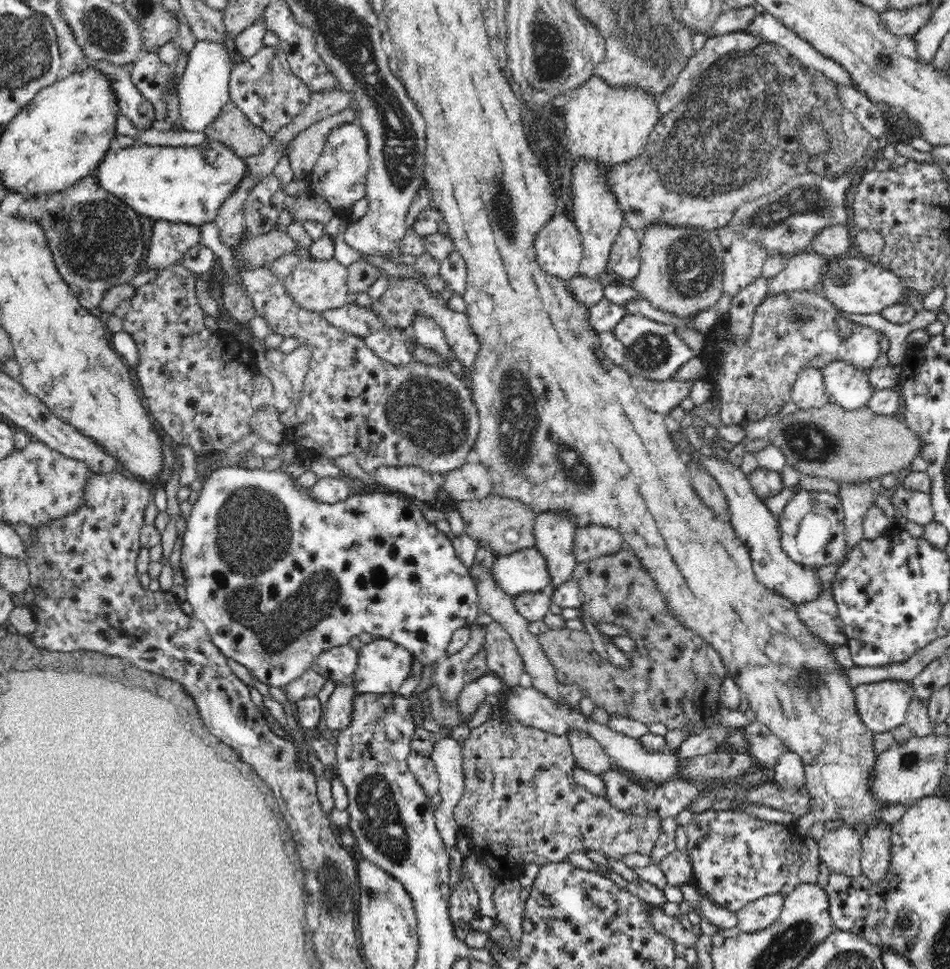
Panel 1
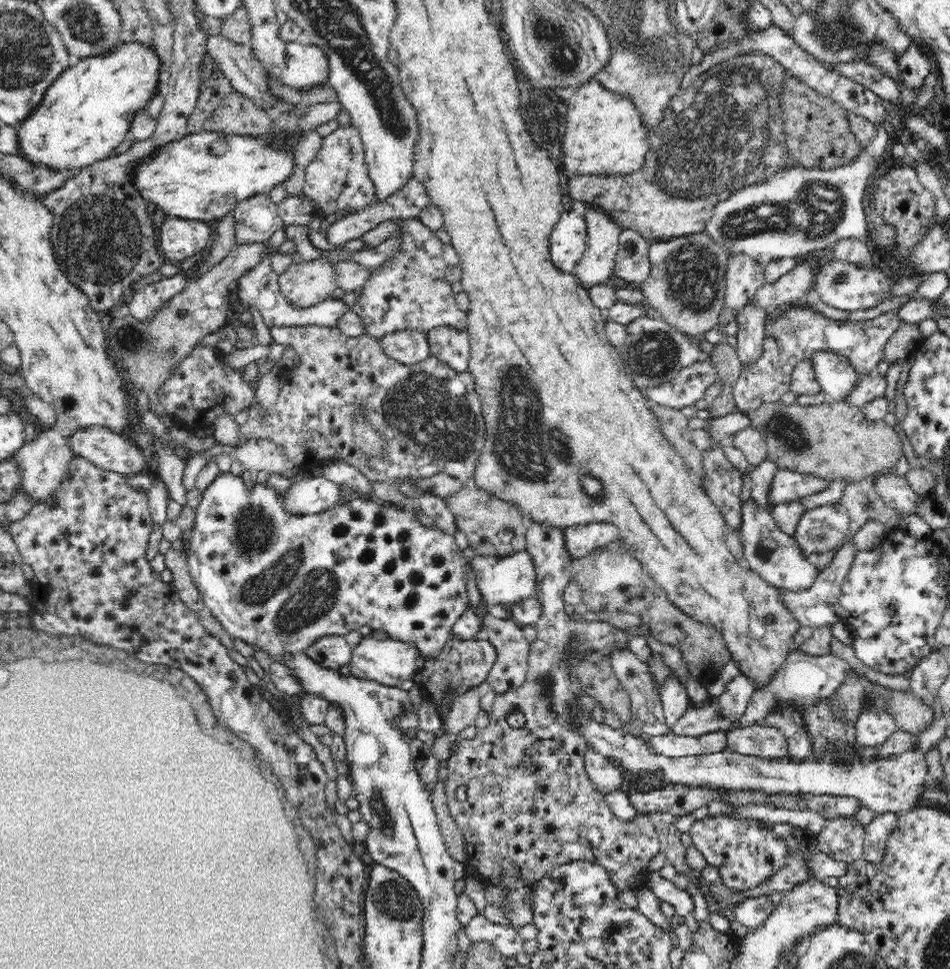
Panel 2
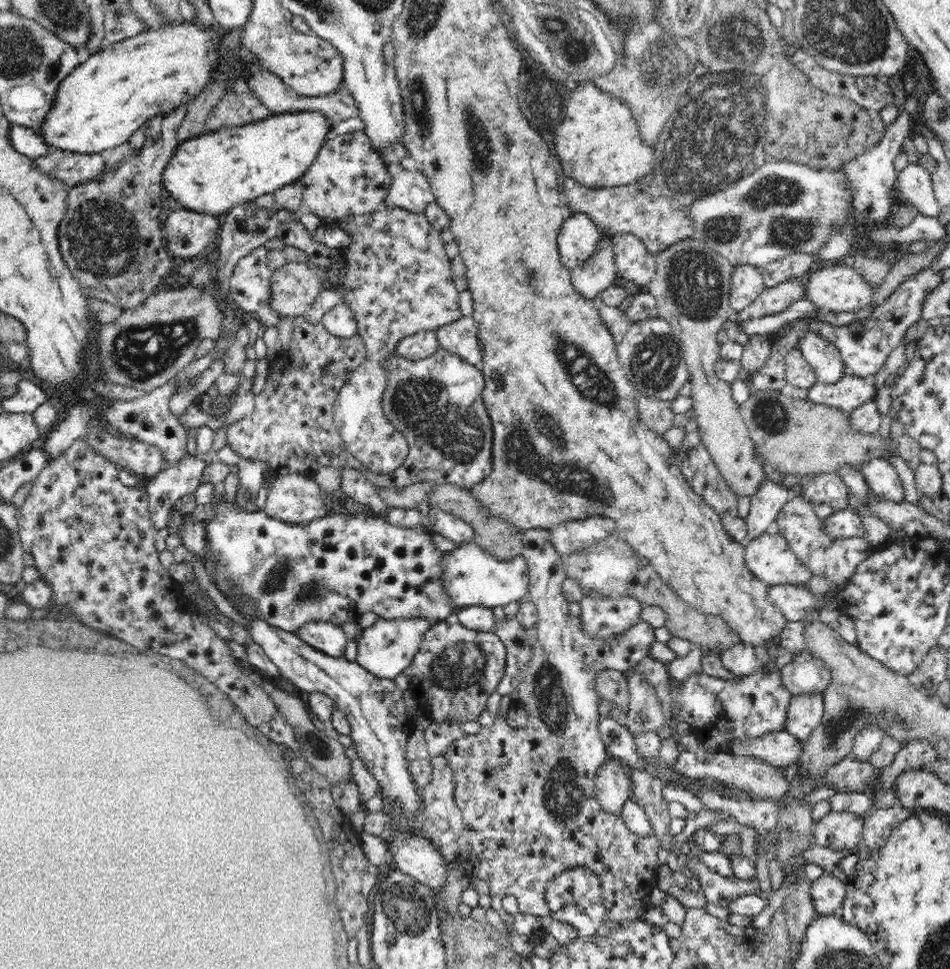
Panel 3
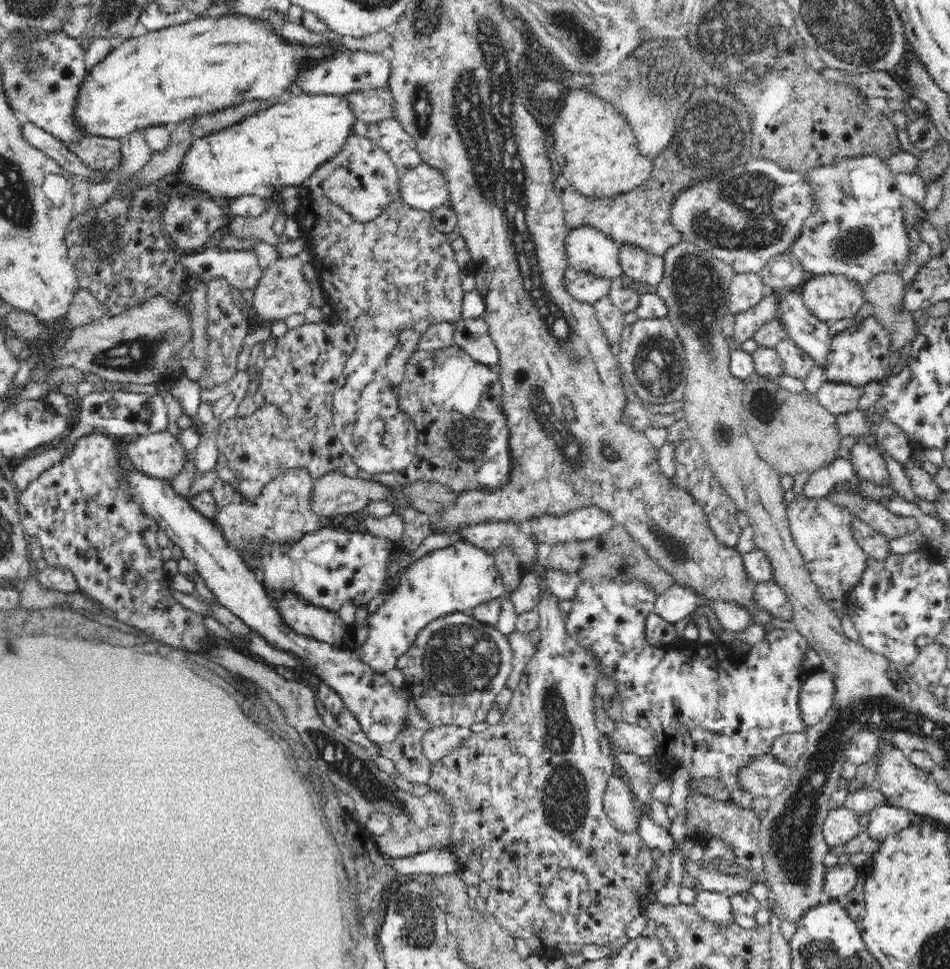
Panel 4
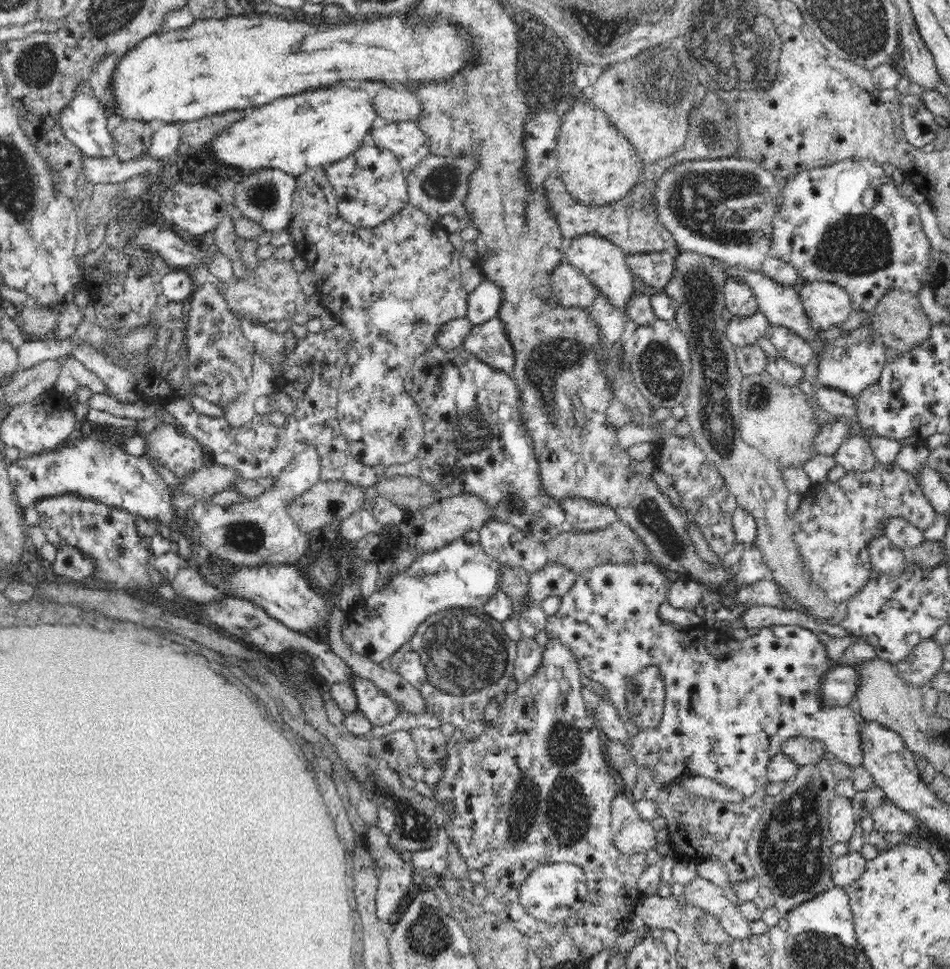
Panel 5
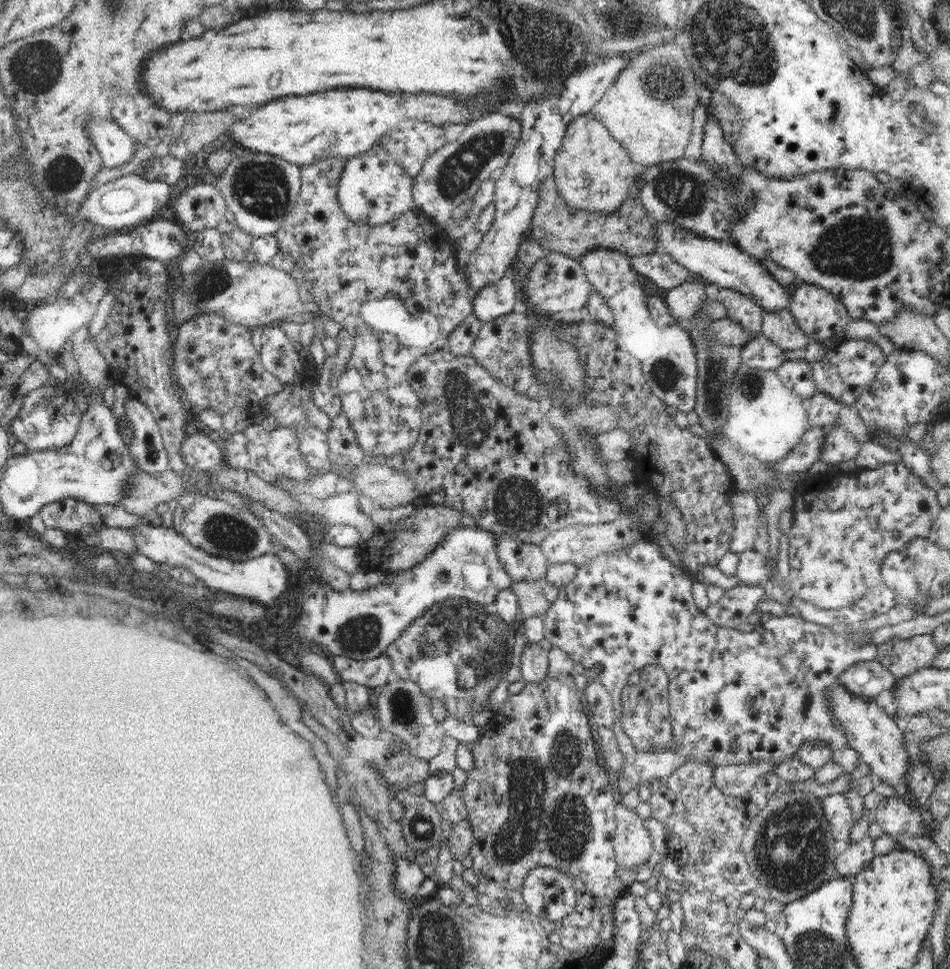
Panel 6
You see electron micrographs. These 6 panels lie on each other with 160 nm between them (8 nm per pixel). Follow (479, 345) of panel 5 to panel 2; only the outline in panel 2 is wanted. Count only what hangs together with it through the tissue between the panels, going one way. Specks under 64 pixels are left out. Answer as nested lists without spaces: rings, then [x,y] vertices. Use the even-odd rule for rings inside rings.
[[[439,326],[427,334],[431,355],[447,362],[458,372],[468,371],[472,356],[470,330],[466,326]]]

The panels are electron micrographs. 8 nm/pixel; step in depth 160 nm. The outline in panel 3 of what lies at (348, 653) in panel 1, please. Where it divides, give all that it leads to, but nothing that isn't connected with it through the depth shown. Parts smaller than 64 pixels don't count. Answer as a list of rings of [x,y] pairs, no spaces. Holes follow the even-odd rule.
[[[310,620],[296,627],[294,632],[303,638],[304,642],[323,650],[326,654],[344,655],[347,640],[341,625],[327,620]]]

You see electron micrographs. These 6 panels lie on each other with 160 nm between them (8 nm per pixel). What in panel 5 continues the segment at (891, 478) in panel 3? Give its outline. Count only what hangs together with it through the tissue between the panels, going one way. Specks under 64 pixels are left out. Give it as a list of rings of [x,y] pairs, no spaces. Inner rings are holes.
[[[855,430],[840,442],[840,446],[831,456],[837,465],[841,465],[850,473],[870,470],[878,461],[868,441]]]

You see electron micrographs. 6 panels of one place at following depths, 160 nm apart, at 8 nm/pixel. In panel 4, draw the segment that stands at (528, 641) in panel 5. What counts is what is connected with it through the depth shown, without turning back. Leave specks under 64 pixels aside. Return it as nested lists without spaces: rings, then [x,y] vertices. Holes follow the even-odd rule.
[[[513,631],[508,635],[509,643],[513,649],[513,669],[509,675],[506,686],[512,690],[518,688],[521,678],[523,676],[523,670],[526,666],[529,666],[531,660],[536,654],[536,645],[530,640],[528,633],[522,633],[521,631]]]

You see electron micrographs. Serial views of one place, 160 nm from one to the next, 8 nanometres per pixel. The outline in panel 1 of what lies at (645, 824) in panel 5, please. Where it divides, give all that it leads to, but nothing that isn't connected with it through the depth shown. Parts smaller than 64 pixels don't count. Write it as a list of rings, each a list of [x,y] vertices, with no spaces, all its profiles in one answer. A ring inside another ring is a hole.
[[[571,732],[569,737],[580,769],[599,778],[615,769],[612,760],[592,738],[578,732]]]

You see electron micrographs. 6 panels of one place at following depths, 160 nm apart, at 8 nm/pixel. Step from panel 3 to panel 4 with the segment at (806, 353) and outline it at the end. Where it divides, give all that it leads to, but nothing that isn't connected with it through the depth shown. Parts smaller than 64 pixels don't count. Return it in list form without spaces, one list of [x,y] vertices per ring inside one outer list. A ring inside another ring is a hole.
[[[766,289],[777,300],[777,318],[787,337],[823,366],[831,348],[829,327],[810,313],[799,289]]]

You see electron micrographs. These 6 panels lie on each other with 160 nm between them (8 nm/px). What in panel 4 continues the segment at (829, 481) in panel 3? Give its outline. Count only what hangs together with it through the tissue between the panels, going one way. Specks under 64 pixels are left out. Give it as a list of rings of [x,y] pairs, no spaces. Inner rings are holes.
[[[838,493],[833,498],[837,502],[843,502],[851,510],[855,510],[860,521],[864,521],[876,532],[883,534],[888,540],[902,538],[919,529],[916,518],[902,516],[892,512],[888,506],[872,503],[872,501],[860,501],[858,497],[850,493]]]

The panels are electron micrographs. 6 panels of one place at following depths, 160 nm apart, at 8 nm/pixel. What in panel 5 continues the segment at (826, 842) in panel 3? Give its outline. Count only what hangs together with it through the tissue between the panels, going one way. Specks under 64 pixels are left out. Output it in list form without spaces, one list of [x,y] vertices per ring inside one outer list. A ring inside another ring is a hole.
[[[835,795],[830,799],[829,815],[832,836],[836,838],[837,842],[848,843],[860,820],[852,806],[851,799]]]

